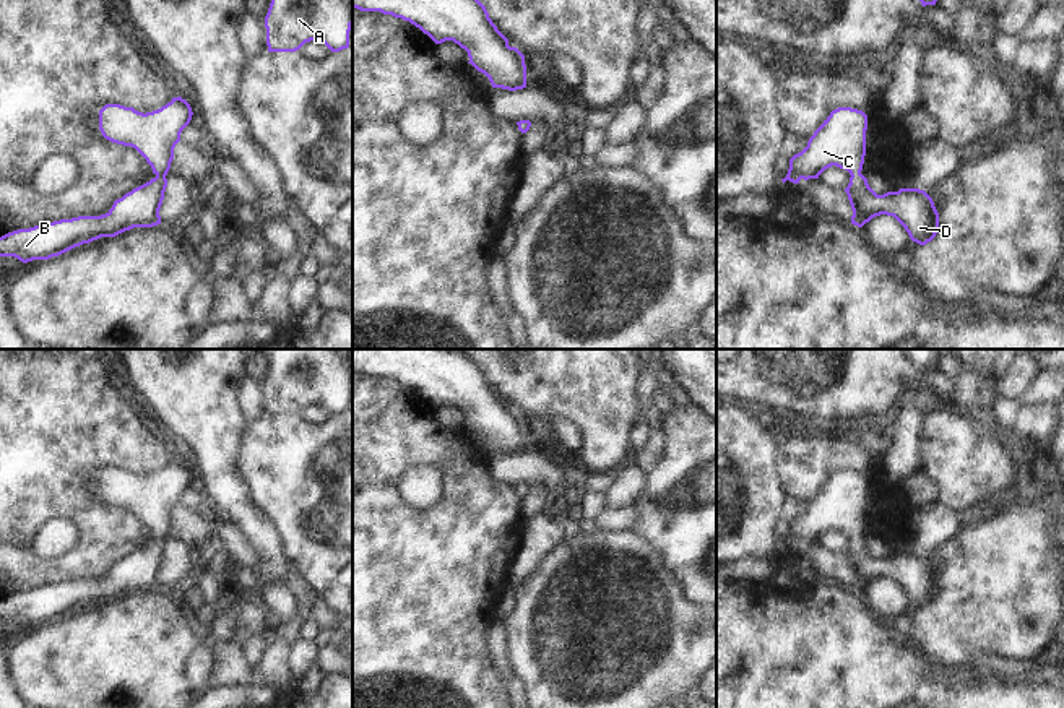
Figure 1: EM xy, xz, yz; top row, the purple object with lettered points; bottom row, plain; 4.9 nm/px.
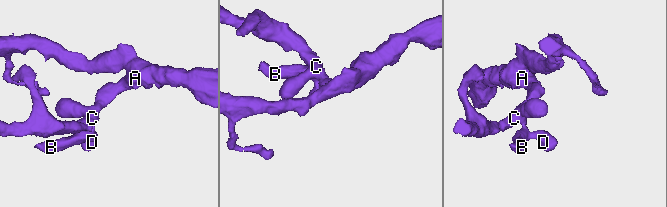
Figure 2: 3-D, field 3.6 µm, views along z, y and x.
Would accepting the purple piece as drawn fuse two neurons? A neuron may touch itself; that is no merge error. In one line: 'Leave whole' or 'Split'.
Leave whole.

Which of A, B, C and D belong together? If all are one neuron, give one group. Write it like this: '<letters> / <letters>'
A B C D

